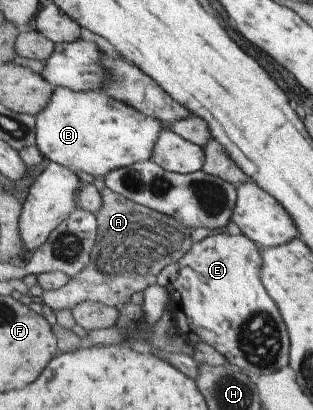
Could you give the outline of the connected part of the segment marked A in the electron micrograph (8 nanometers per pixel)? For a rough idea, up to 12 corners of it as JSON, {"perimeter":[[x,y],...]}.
{"perimeter":[[107,187],[89,266],[53,312],[119,308],[194,246],[176,218]]}

